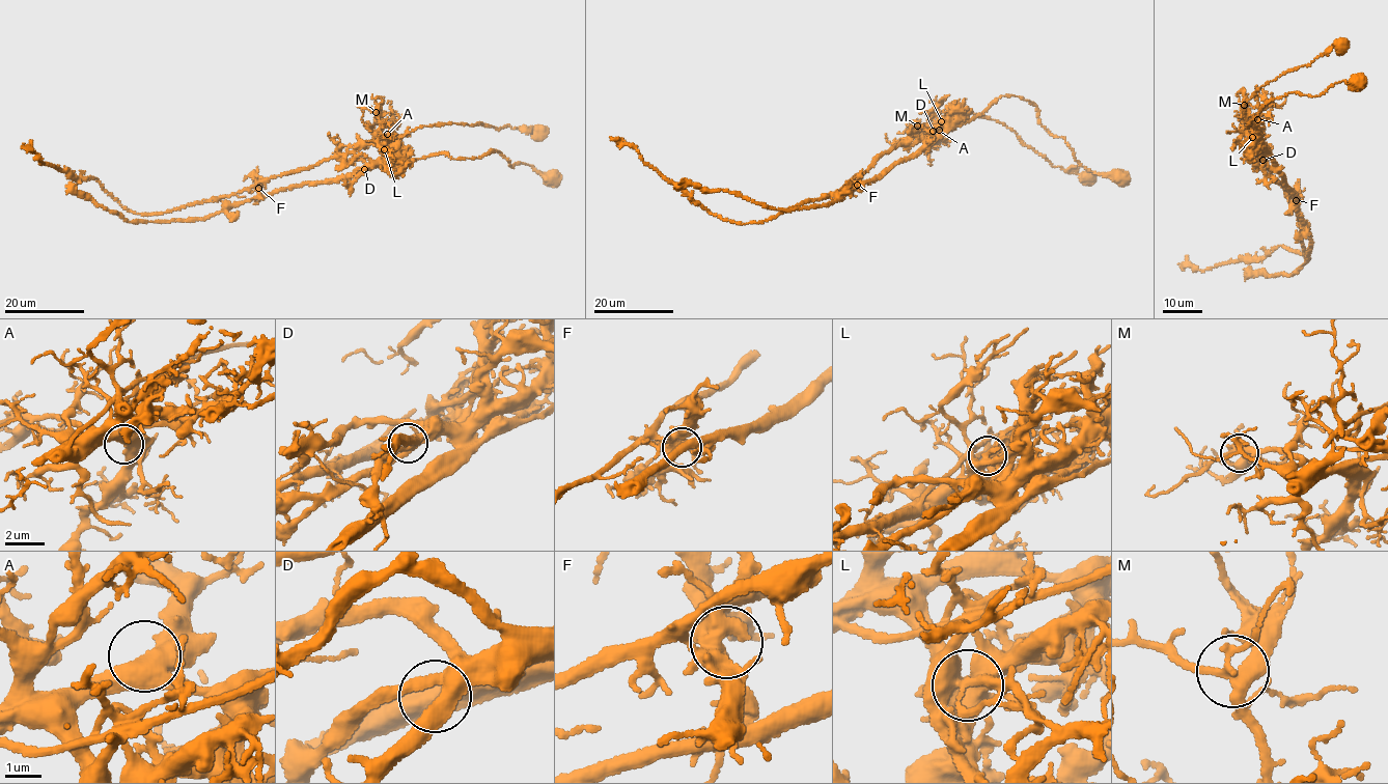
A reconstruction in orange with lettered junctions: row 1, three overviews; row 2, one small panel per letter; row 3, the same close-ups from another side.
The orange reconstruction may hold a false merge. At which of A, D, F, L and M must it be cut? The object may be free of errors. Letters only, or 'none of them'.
L

